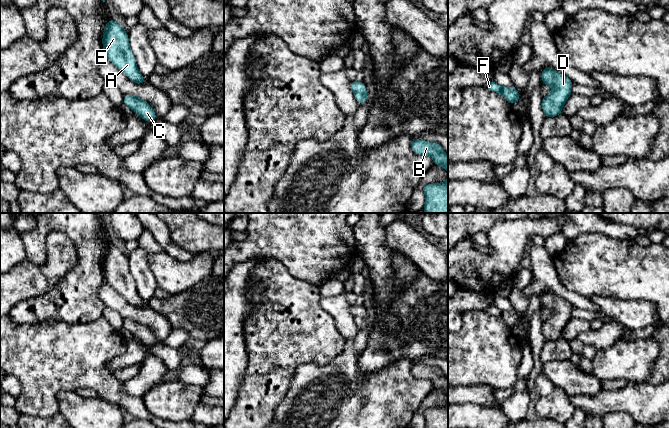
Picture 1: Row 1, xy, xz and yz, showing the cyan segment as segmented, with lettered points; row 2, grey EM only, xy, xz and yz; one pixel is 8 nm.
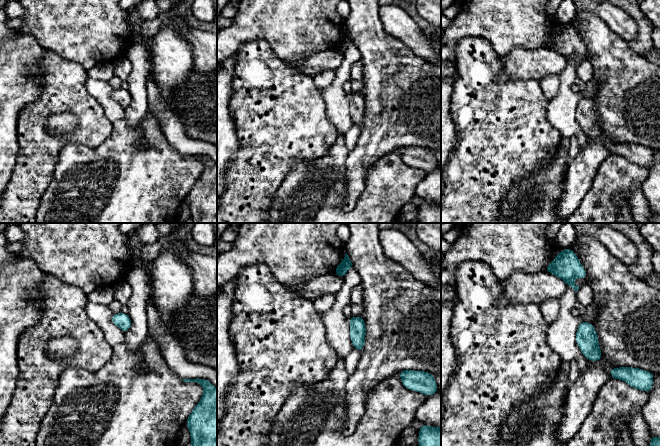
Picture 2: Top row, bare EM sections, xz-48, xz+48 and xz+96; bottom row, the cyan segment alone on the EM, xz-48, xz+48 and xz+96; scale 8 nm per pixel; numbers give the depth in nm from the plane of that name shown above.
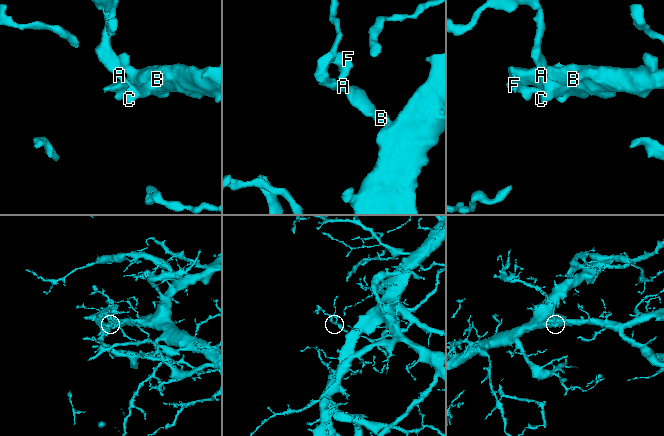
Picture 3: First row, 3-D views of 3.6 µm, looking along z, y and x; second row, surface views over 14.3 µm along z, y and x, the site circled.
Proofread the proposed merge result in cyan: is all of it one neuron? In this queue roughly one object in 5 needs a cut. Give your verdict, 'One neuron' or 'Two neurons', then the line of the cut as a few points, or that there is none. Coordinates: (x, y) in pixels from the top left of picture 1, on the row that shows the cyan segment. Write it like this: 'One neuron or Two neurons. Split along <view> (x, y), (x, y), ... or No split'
One neuron. No split

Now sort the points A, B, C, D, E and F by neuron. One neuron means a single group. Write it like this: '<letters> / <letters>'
A B C D E F

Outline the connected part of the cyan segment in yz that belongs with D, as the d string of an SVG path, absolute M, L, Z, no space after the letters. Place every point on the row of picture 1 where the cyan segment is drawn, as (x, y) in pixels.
M550 66L545 67L542 72L542 84L550 85L552 92L542 98L542 110L545 117L561 115L561 111L567 99L571 96L573 81L565 75L553 70Z

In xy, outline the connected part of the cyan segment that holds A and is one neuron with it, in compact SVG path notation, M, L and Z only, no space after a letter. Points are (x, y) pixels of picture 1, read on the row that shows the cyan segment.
M112 18L105 26L102 43L105 59L110 60L130 80L138 85L147 81L137 68L135 57L129 46L128 34Z

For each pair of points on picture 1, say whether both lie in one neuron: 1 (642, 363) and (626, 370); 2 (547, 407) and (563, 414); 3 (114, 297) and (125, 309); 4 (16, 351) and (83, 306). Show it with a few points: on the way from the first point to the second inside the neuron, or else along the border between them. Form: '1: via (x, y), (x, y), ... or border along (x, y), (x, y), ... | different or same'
1: via (638, 363), (633, 363), (630, 366) | same
2: via (551, 407), (556, 407), (559, 410) | same
3: via (116, 300), (122, 306) | same
4: border along (85, 321), (77, 323), (41, 321), (38, 323) | different

